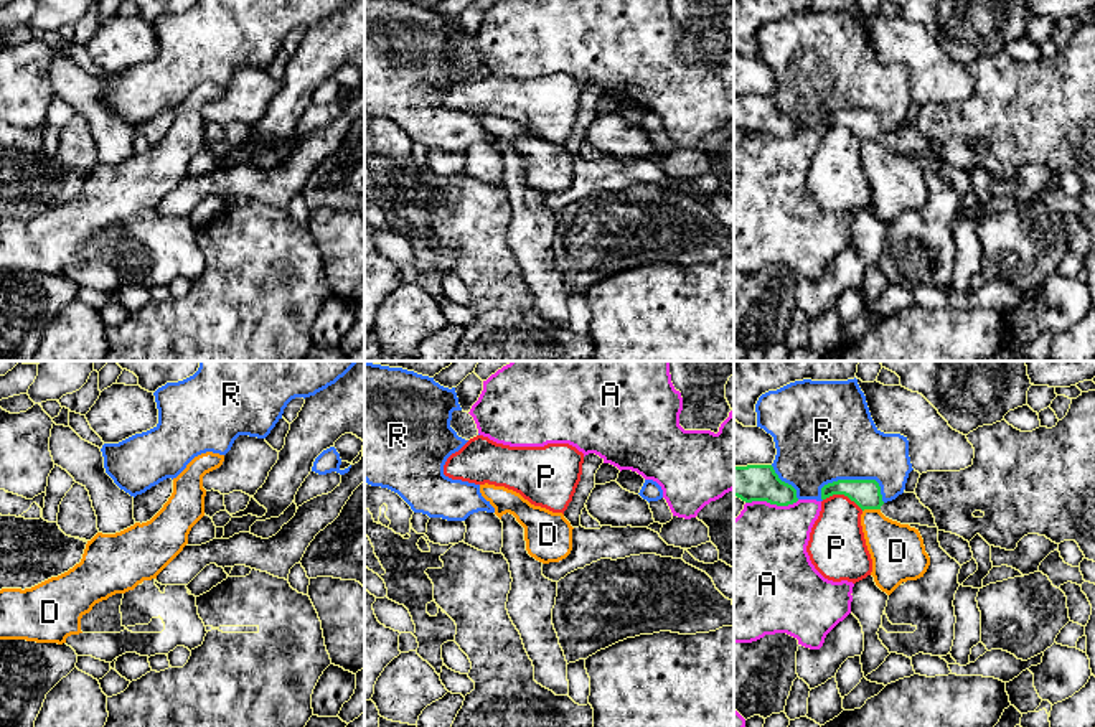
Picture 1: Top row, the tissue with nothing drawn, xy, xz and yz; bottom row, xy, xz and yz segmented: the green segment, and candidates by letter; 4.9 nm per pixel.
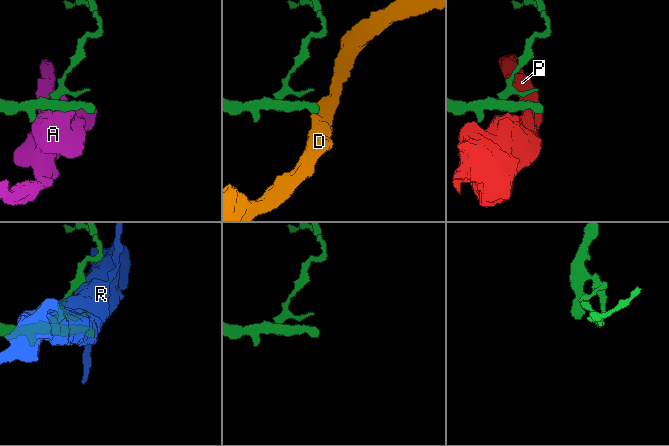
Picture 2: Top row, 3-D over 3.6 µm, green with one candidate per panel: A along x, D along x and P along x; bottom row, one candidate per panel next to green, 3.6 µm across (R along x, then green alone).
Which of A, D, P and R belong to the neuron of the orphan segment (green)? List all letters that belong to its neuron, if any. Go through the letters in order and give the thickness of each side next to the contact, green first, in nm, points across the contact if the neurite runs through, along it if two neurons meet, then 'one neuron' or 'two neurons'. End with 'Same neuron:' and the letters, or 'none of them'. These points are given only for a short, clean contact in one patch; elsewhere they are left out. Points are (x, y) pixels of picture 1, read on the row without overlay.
A: 180/440 nm | two neurons
D: 140/260 nm | along yz (879, 139), (866, 139), (863, 142) | two neurons
P: 140/280 nm | two neurons
R: 140/420 nm | two neurons
Same neuron: none of them

